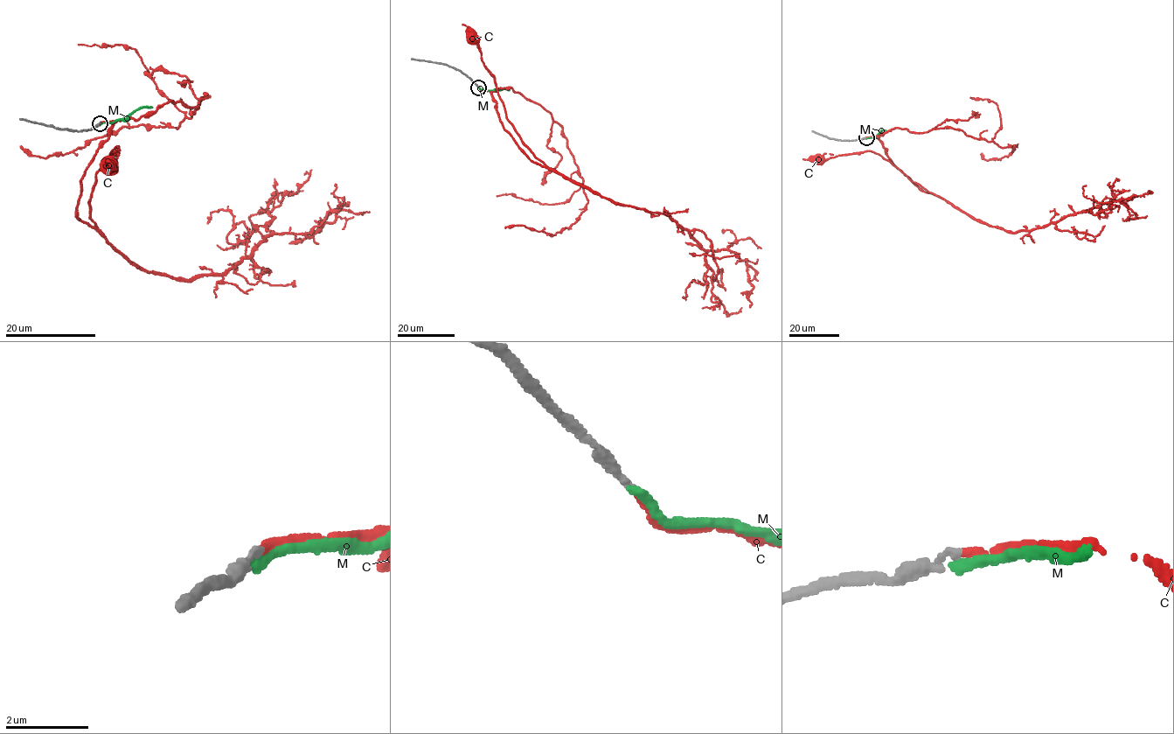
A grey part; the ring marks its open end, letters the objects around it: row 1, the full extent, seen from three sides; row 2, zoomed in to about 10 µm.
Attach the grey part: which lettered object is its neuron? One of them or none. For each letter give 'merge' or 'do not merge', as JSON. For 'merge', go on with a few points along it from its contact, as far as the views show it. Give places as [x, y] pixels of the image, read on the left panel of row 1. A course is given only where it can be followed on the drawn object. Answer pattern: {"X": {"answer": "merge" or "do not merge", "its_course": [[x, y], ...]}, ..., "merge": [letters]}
{"C": {"answer": "merge", "its_course": [[100, 122], [113, 123], [79, 181], [75, 208], [90, 226], [96, 174], [119, 148], [113, 165], [107, 163]]}, "M": {"answer": "do not merge"}, "merge": ["C"]}

